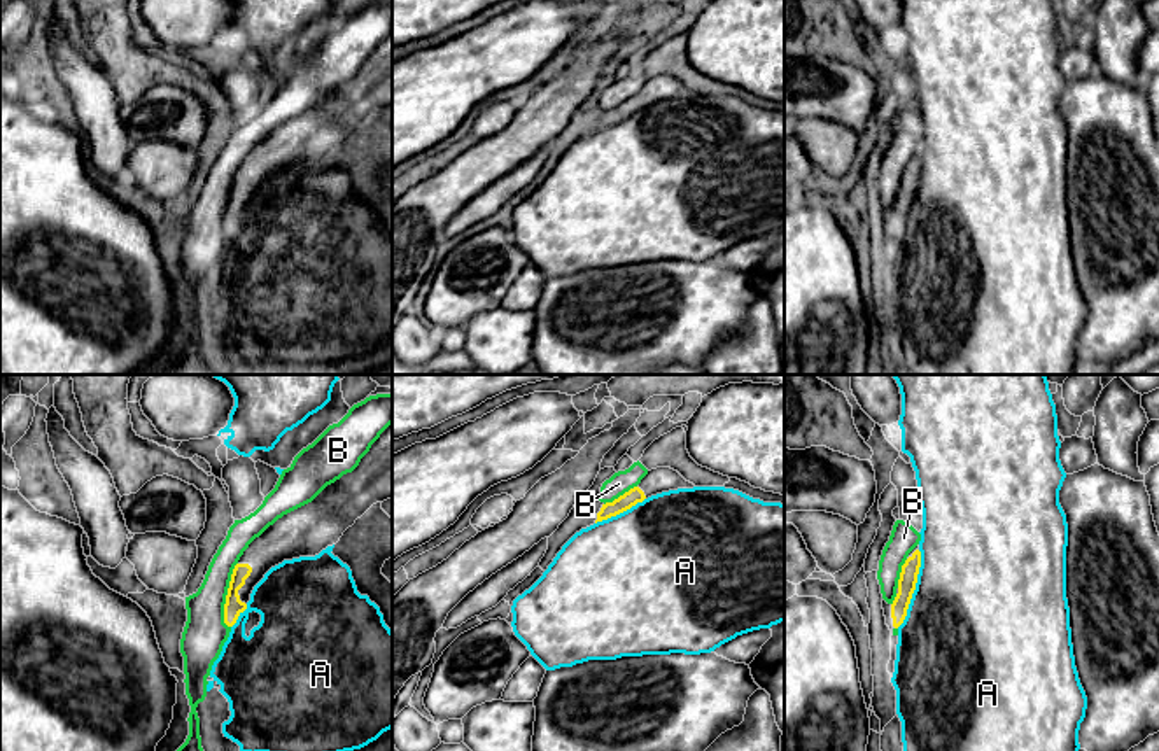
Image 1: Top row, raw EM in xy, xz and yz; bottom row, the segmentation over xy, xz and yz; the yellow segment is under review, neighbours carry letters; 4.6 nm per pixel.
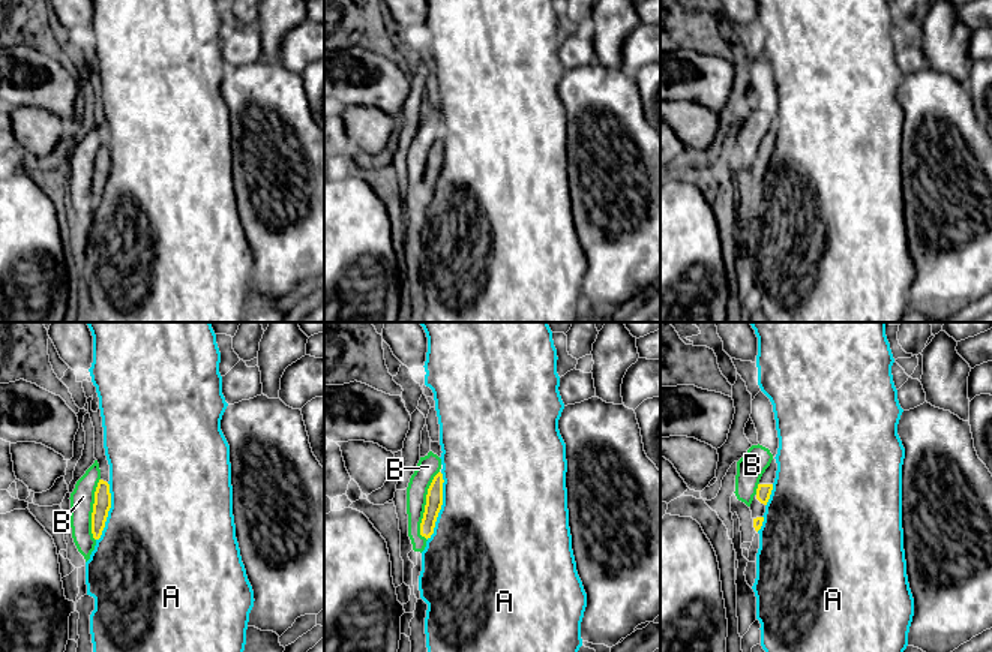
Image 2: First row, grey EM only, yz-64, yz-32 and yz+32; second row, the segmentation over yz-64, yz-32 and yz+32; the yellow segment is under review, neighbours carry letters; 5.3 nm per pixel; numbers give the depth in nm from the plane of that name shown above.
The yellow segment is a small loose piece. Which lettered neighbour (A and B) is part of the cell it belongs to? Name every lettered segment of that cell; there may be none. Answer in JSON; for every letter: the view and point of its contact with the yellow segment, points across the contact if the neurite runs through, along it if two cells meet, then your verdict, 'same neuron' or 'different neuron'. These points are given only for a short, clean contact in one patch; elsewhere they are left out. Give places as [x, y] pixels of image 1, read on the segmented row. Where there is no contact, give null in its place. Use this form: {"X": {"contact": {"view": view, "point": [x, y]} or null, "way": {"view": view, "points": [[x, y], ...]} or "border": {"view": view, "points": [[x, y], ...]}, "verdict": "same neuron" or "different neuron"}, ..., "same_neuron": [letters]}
{"A": {"contact": {"view": "yz", "point": [914, 589]}, "verdict": "different neuron"}, "B": {"contact": {"view": "xy", "point": [226, 596]}, "verdict": "different neuron"}, "same_neuron": []}

